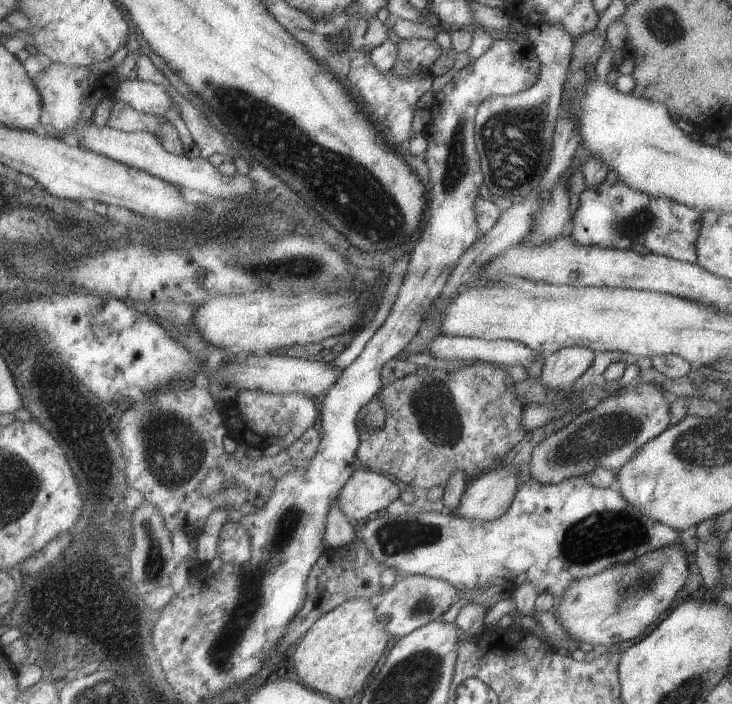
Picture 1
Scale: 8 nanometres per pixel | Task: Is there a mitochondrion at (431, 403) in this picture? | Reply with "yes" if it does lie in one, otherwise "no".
yes

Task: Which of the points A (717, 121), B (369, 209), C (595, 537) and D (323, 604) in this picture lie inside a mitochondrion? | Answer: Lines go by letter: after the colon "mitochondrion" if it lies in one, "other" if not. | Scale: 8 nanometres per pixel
A: other
B: mitochondrion
C: mitochondrion
D: other

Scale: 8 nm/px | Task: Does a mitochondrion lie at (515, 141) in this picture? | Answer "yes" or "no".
yes

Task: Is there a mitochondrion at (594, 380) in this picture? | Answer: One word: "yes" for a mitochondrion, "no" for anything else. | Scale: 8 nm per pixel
no

